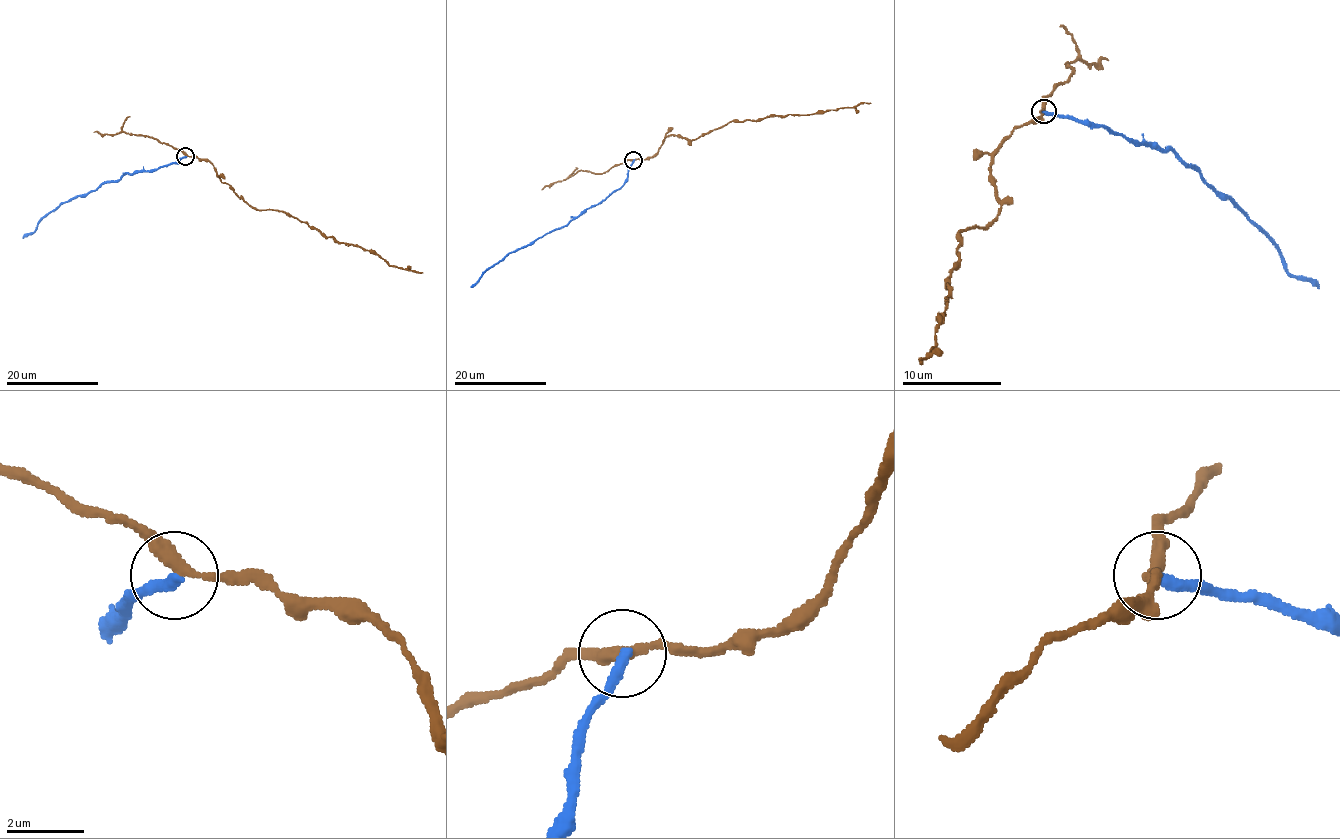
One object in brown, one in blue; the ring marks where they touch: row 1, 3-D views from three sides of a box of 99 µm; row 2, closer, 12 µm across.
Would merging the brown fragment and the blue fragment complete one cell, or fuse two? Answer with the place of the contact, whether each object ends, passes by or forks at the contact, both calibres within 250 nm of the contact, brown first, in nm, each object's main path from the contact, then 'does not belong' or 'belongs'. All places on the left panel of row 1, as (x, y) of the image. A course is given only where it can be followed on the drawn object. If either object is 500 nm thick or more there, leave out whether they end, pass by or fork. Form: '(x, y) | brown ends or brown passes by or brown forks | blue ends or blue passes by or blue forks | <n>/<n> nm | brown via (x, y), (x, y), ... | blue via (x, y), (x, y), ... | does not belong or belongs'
(185, 156) | brown passes by | blue ends | 320/280 nm | brown via (186, 156), (206, 159), (219, 177), (258, 210), (288, 212), (339, 242), (374, 250), (390, 265), (422, 272) | blue via (186, 156), (169, 165), (104, 182), (96, 189), (60, 204), (38, 224), (34, 232), (23, 238) | does not belong

